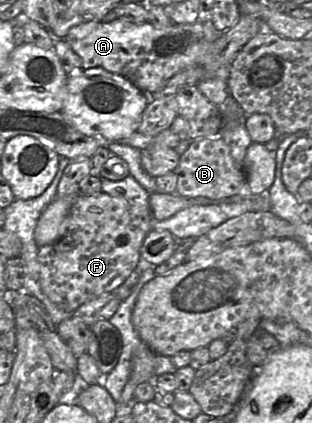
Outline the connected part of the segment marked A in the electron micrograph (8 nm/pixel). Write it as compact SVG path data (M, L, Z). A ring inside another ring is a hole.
M205 16L193 24L173 23L164 28L118 18L71 27L64 40L80 58L82 69L102 67L125 77L143 93L153 94L175 74L197 64L220 33Z

